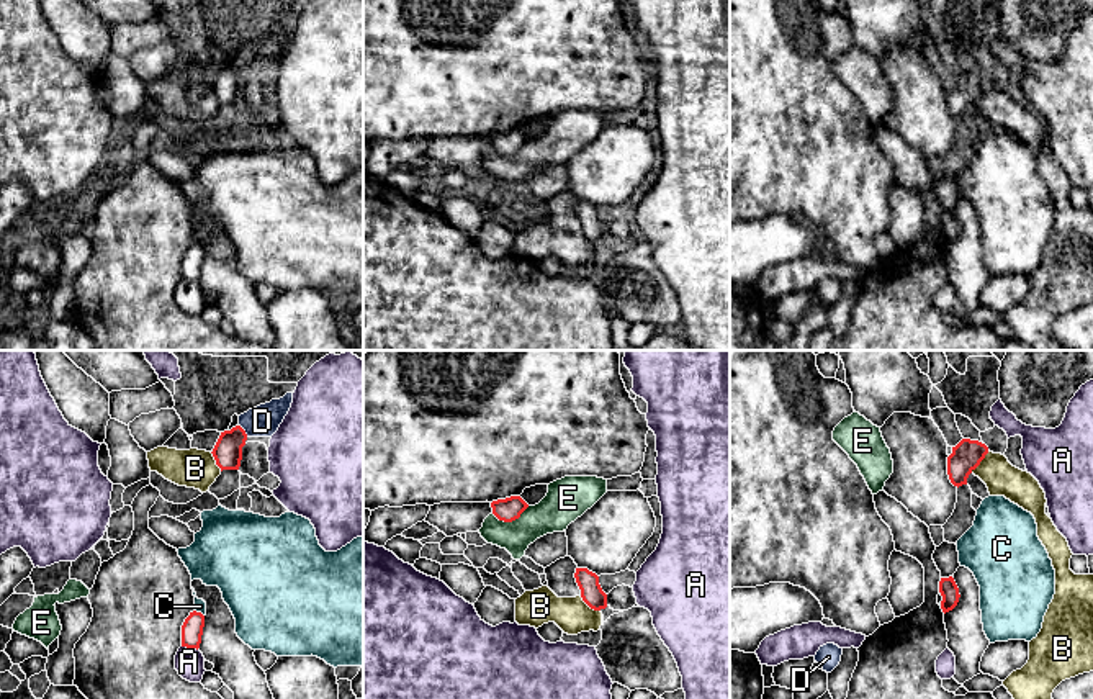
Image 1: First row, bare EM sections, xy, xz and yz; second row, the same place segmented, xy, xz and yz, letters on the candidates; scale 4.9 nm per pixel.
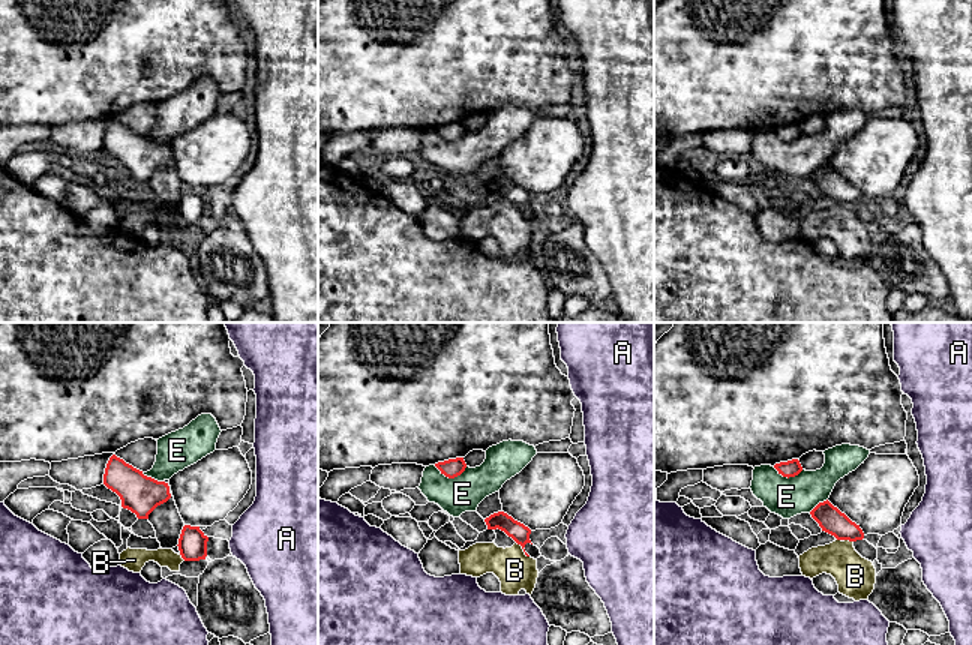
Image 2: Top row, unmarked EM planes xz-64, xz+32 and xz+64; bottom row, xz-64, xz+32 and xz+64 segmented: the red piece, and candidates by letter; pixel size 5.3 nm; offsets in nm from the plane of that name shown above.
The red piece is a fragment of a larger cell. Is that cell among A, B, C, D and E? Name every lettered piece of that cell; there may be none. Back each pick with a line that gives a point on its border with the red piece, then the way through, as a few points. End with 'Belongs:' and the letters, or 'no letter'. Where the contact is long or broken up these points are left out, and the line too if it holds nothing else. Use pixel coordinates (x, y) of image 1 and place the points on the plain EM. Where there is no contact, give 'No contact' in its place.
D: Touches red at xy (244, 64). Path across: xy (228, 85), (228, 81), (244, 64), (251, 58), (262, 54)
Belongs: D

